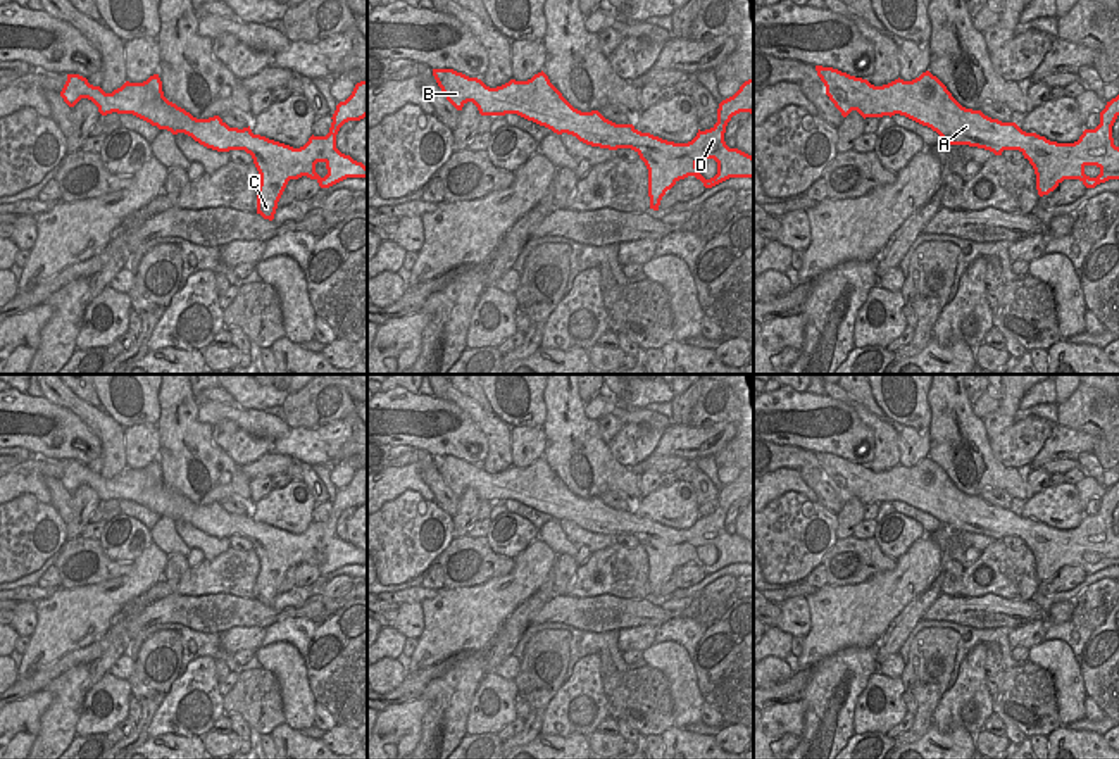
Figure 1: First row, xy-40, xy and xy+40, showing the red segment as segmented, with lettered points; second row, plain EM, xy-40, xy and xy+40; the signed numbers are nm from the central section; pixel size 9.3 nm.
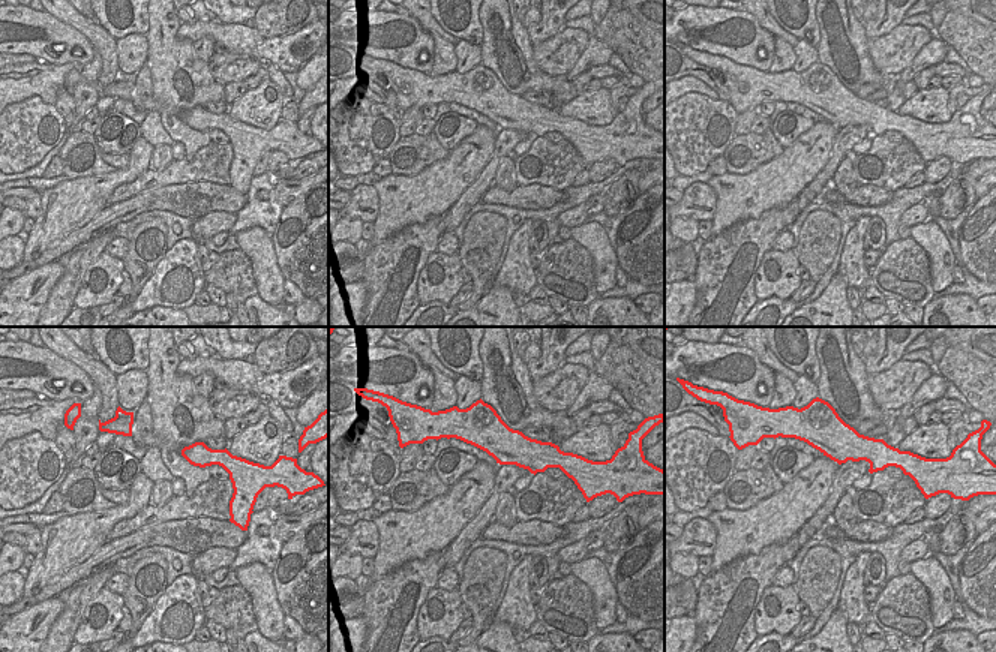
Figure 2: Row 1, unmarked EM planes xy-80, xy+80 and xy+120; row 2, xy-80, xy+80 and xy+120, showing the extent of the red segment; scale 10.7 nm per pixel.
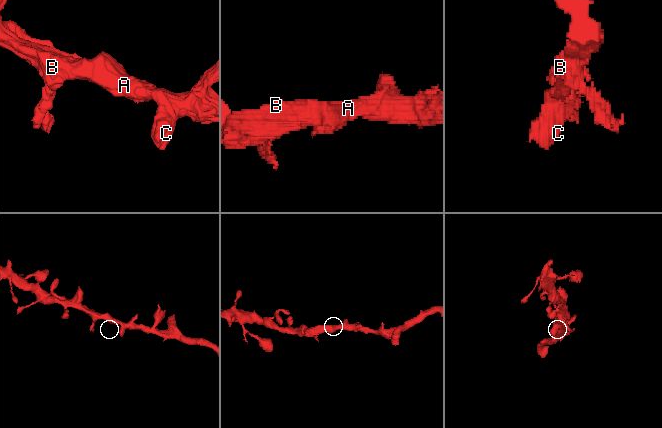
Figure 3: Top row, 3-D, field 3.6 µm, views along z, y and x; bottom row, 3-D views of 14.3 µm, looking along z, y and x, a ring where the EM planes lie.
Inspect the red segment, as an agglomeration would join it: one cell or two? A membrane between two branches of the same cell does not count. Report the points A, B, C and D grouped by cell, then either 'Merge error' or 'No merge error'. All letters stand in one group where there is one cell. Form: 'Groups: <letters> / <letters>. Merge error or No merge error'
Groups: A B C D. No merge error

